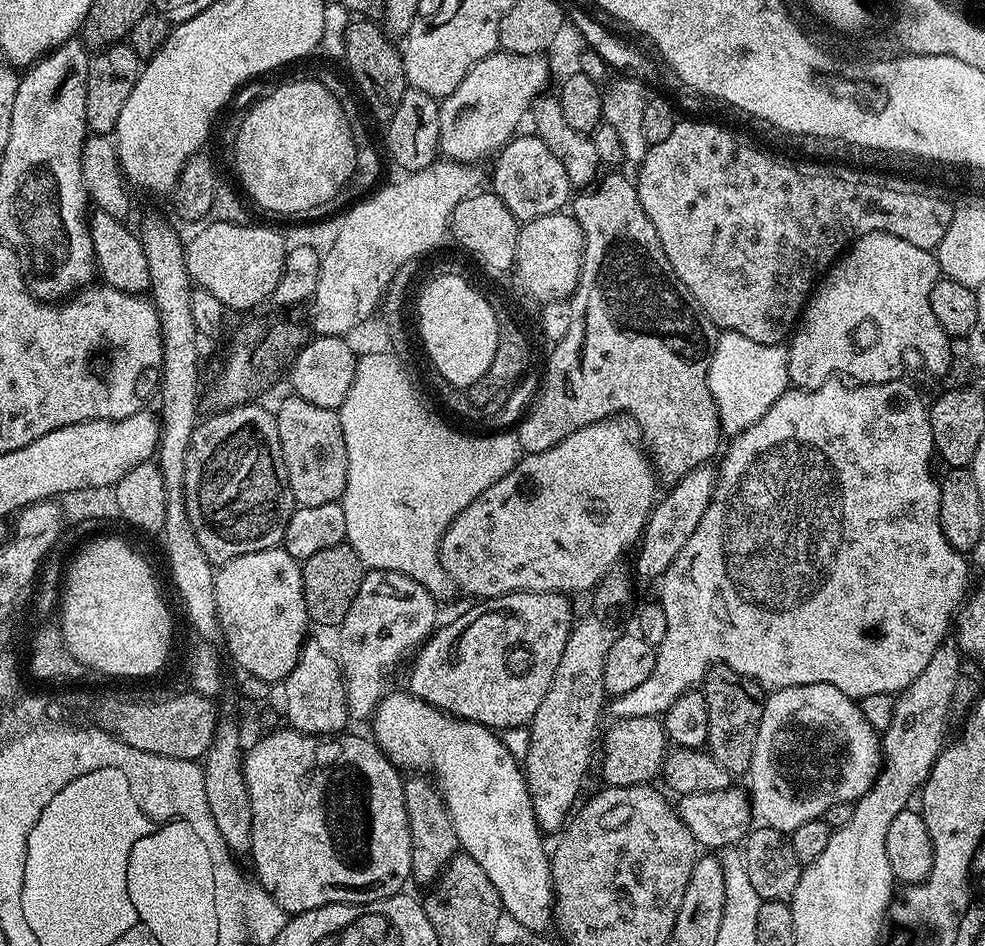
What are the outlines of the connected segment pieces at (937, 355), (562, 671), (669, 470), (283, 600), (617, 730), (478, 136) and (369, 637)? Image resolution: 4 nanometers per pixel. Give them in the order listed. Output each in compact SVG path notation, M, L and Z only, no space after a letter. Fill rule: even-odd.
M871 232L865 236L859 236L853 240L850 247L837 259L836 263L824 273L819 281L818 287L809 296L804 310L800 314L799 321L786 344L788 354L788 382L793 388L803 388L811 390L822 386L826 381L833 378L847 378L857 384L885 384L891 380L901 379L904 372L904 355L907 352L917 352L924 359L924 368L932 376L944 376L948 372L948 367L952 364L952 344L953 341L938 326L938 318L934 318L934 310L930 310L930 290L934 290L937 280L941 279L940 264L936 261L935 251L918 246L910 246L910 242L902 242L894 234L885 232Z
M584 616L581 620L579 617L573 623L572 633L566 638L566 650L562 650L562 658L558 661L558 670L554 670L554 682L550 682L550 690L546 690L546 698L542 698L542 706L538 706L528 728L528 753L522 758L522 767L528 781L530 802L534 806L534 814L541 833L556 834L567 825L570 813L577 805L580 783L583 782L588 767L591 764L593 767L592 747L595 744L597 747L598 733L601 731L600 715L606 712L602 673L606 667L606 654L610 654L610 646L614 646L617 635L618 629L614 625L603 624L596 616Z
M612 170L609 176L601 175L596 183L587 190L581 191L579 195L571 201L570 214L576 220L584 239L584 249L582 250L582 266L580 267L580 277L576 283L576 289L572 291L570 303L572 313L570 314L570 331L566 338L562 338L551 349L548 357L544 376L544 385L540 388L540 393L536 396L536 401L532 404L532 409L524 416L524 421L514 428L518 442L520 443L521 453L541 452L550 450L562 438L574 434L574 430L582 430L582 426L590 426L599 420L606 420L609 416L619 416L621 414L629 417L640 433L640 439L651 459L652 467L656 470L659 483L664 486L671 486L686 478L690 470L698 466L709 463L716 451L719 453L720 440L720 419L714 398L708 389L708 367L712 361L712 350L716 346L717 333L714 326L704 317L700 307L694 302L690 290L682 286L678 274L674 274L674 266L670 266L670 258L662 250L658 242L658 230L654 230L654 222L646 218L646 210L642 210L642 202L638 198L638 190L631 179L628 180L620 173L620 170Z
M277 546L258 550L254 554L242 554L233 560L225 560L216 572L214 598L218 598L218 618L222 644L228 647L232 660L240 672L254 674L254 678L262 678L272 685L279 685L294 670L306 643L310 621L306 610L306 598L302 594L301 565Z
M635 716L625 720L617 719L616 725L602 736L604 757L599 757L598 768L604 775L603 783L609 788L652 784L663 773L664 757L670 751L668 735L664 733L663 719L655 716ZM605 735L605 736L604 736Z
M491 52L458 82L454 94L440 100L440 152L457 164L476 164L483 156L499 152L517 135L516 127L523 120L525 123L532 105L547 89L548 80L548 61L543 55Z
M365 571L362 586L354 597L354 606L341 622L338 659L344 677L348 714L353 721L371 721L386 695L387 672L407 654L419 649L437 627L436 601L418 582L397 572Z

